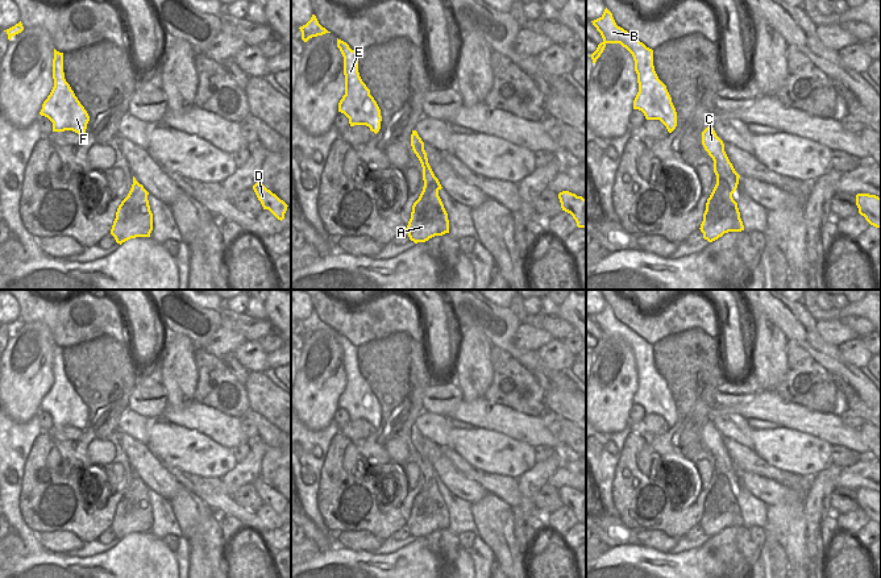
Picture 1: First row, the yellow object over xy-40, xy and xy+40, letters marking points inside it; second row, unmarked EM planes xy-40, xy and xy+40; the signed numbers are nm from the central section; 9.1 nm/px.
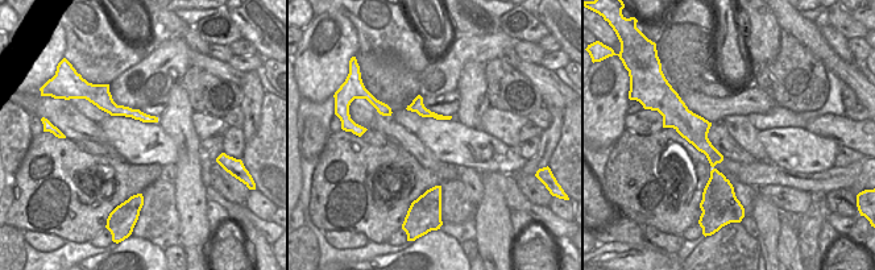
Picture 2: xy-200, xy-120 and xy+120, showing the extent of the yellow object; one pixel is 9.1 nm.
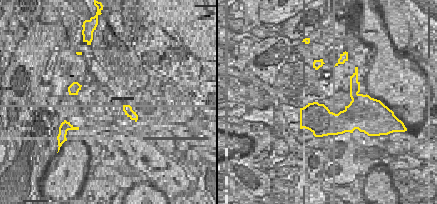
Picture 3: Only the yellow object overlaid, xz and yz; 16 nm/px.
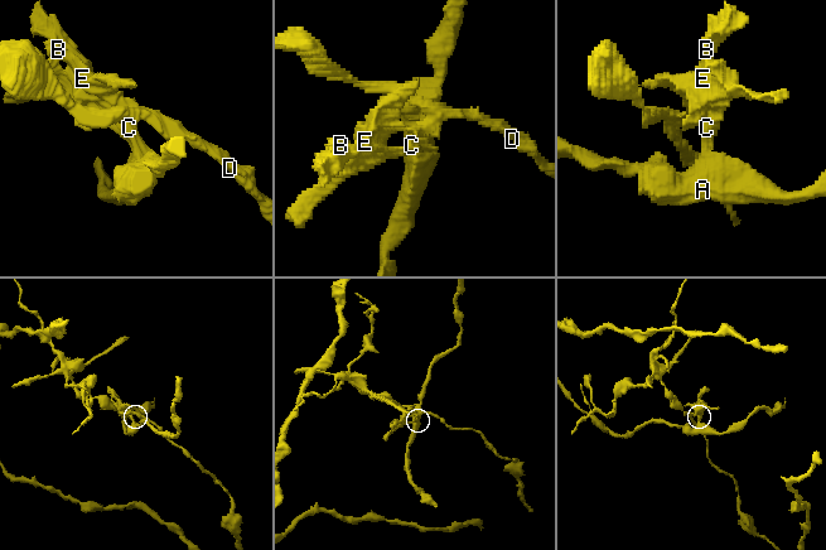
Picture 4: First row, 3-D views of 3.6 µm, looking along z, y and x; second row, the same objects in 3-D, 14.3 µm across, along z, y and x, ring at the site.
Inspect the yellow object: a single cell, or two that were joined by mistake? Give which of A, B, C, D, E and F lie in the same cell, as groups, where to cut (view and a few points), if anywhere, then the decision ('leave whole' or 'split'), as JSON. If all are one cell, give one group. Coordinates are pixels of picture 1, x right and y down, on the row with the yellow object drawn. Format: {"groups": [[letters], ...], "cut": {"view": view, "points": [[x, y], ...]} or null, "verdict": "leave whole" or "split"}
{"groups": [["A"], ["B", "C", "D", "E", "F"]], "cut": {"view": "xy+40", "points": [[717, 178], [723, 179], [732, 192]]}, "verdict": "split"}

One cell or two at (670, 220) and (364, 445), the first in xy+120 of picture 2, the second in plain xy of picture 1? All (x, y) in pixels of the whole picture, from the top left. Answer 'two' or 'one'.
one

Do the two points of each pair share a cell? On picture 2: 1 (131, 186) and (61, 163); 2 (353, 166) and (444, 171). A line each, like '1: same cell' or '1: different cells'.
1: same cell
2: same cell

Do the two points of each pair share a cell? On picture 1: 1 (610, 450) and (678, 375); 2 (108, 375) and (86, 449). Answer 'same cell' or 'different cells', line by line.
1: different cells
2: same cell

